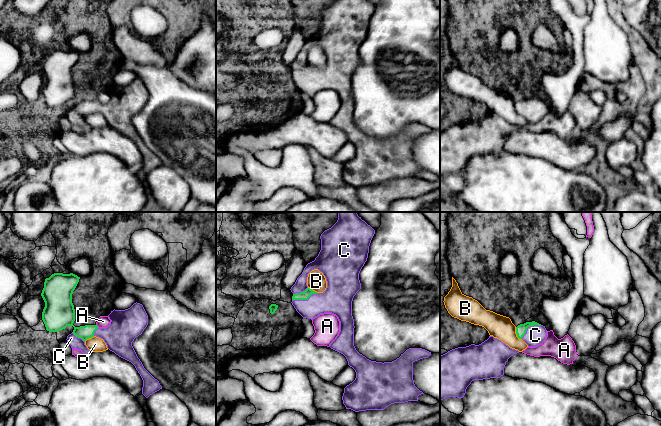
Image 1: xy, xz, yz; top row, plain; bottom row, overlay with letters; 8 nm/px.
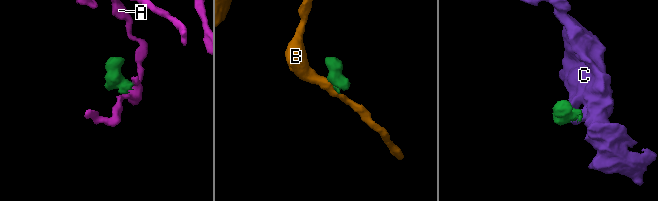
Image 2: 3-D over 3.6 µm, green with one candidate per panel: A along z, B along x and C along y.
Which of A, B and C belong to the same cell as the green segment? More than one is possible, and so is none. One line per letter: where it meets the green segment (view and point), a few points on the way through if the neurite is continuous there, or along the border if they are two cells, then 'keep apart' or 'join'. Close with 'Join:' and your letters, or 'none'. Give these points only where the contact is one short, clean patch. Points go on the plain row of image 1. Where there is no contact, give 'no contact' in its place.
A: contact xy (97, 102); keep apart
B: contact yz (516, 109); border yz (515, 103), (515, 109), (521, 115); keep apart
C: contact xz (304, 75); way xz (304, 71), (304, 75), (335, 75); join
Join: C

